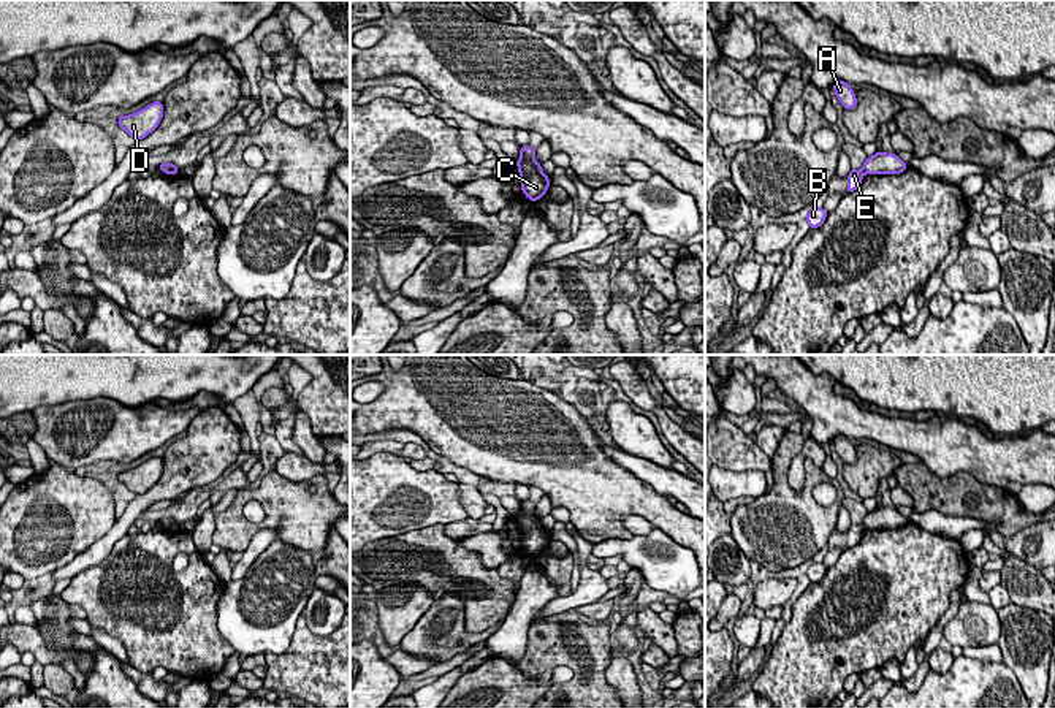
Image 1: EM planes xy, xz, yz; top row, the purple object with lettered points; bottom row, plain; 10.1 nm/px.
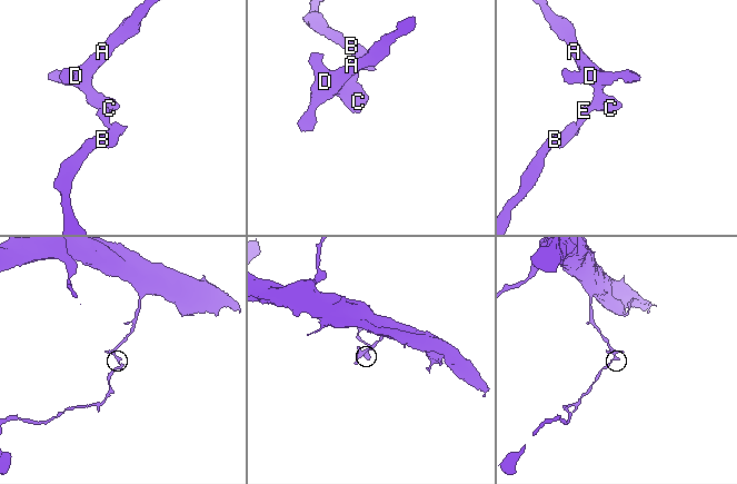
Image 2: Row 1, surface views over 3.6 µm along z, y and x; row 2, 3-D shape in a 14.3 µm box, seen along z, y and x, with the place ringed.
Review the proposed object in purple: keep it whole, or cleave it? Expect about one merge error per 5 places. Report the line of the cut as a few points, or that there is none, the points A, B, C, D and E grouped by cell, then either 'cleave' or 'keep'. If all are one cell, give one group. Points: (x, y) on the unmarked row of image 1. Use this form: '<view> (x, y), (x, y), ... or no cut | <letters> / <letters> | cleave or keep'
xz (521, 510), (533, 513) | A C D / B E | cleave

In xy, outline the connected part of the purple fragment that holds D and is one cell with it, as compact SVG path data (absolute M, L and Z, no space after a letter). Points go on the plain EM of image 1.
M154 456L146 462L130 469L120 470L117 480L135 494L144 494L152 488L163 472L163 456Z

